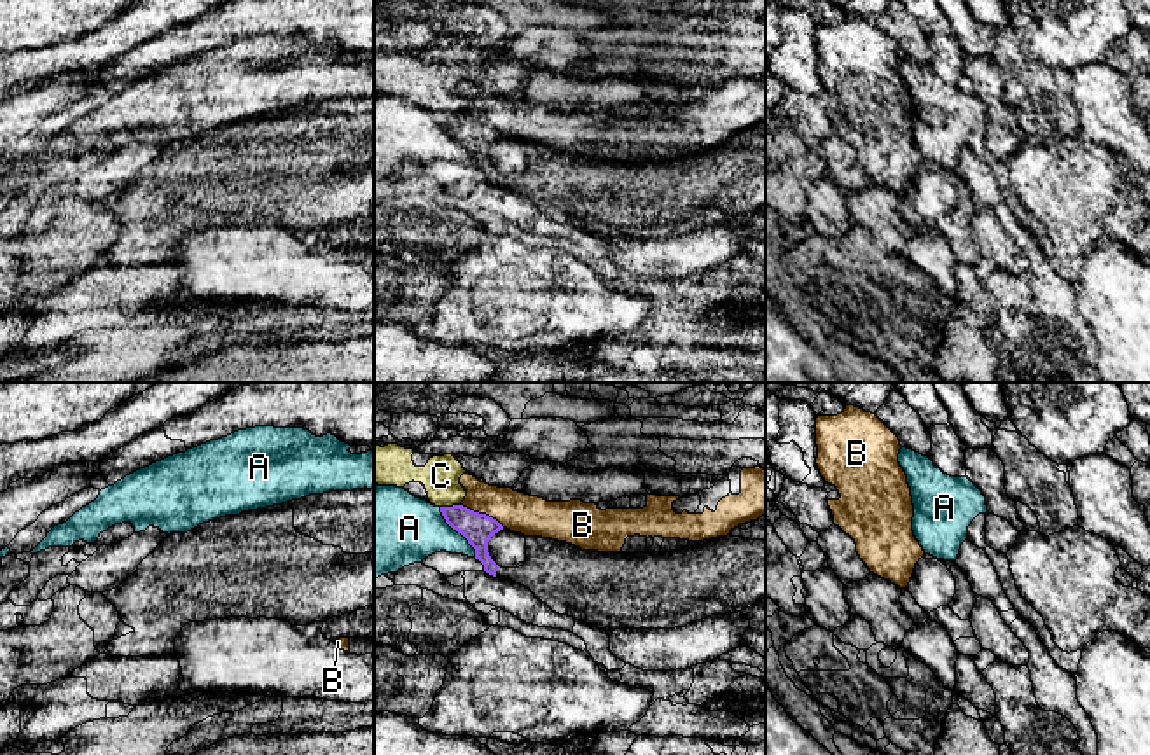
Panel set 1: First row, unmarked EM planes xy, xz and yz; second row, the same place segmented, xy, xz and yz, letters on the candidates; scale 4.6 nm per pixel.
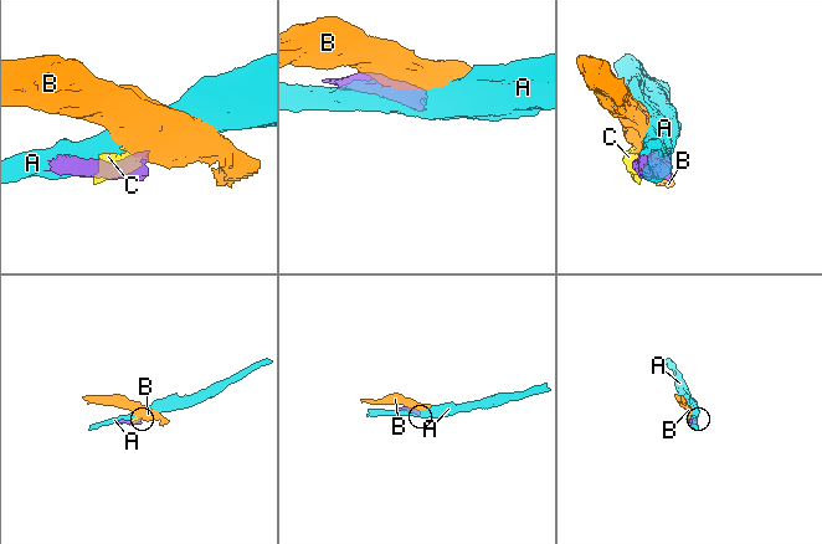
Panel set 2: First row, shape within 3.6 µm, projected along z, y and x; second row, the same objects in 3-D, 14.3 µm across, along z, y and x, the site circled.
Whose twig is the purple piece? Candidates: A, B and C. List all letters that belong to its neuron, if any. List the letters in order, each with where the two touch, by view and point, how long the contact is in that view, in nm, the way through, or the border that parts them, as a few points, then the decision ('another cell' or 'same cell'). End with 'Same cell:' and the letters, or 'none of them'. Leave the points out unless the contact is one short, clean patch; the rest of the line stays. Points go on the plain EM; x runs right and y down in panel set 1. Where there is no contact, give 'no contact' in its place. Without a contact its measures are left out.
A: meets purple in xz at (458, 140); contact 280 nm long; another cell
B: meets purple in xz at (483, 123); contact 240 nm long; border along xz (460, 112), (495, 126), (504, 135); another cell
C: meets purple in xz at (450, 116); contact 90 nm long; another cell
Same cell: none of them

